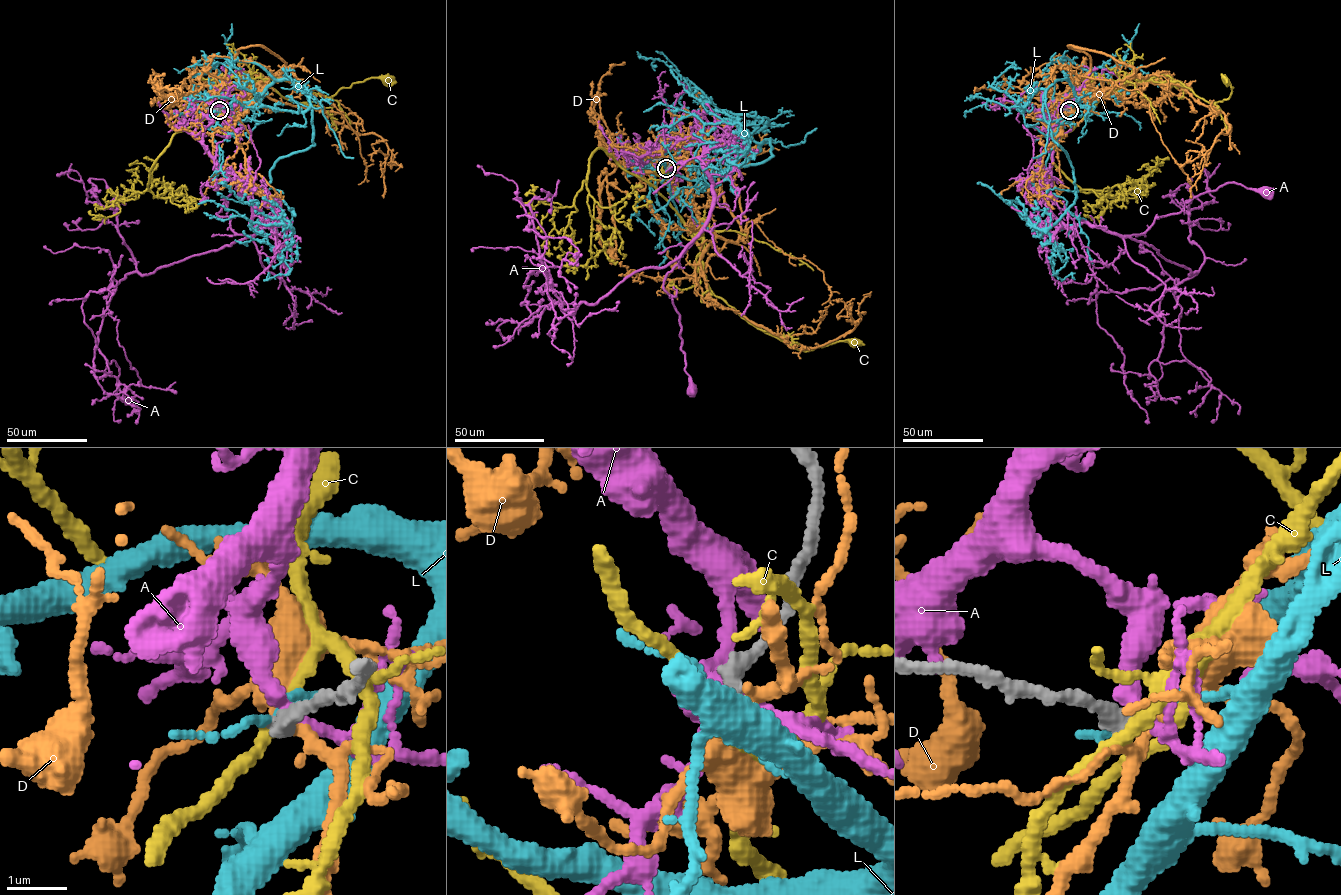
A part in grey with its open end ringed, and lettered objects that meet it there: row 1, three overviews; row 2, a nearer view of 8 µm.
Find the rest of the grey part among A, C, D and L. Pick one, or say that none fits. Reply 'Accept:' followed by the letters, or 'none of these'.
Accept: none of these

